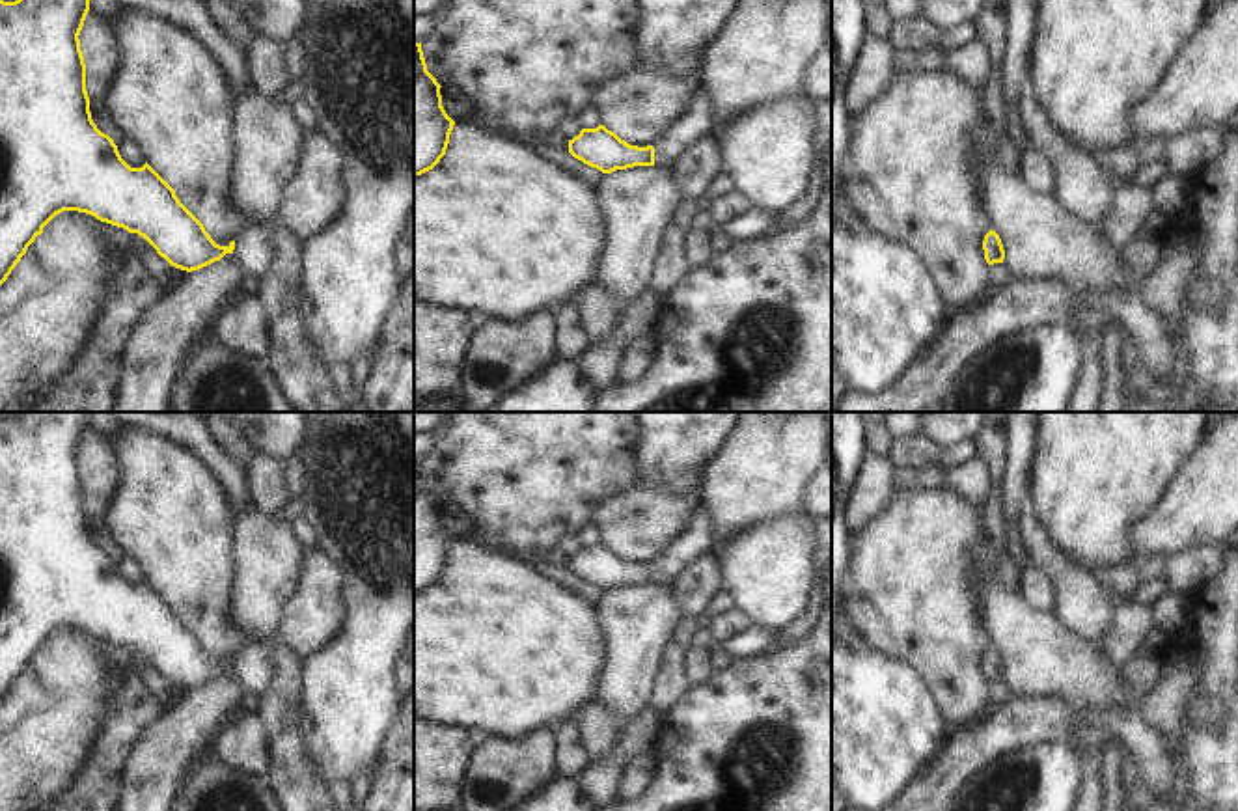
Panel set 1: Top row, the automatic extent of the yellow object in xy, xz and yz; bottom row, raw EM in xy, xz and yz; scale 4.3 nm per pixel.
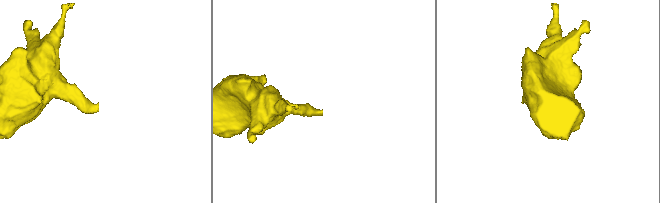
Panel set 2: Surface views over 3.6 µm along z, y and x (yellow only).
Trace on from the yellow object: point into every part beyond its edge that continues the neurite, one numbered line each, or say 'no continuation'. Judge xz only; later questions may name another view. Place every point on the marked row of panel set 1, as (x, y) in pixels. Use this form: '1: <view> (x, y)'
1: xz (694, 123)

